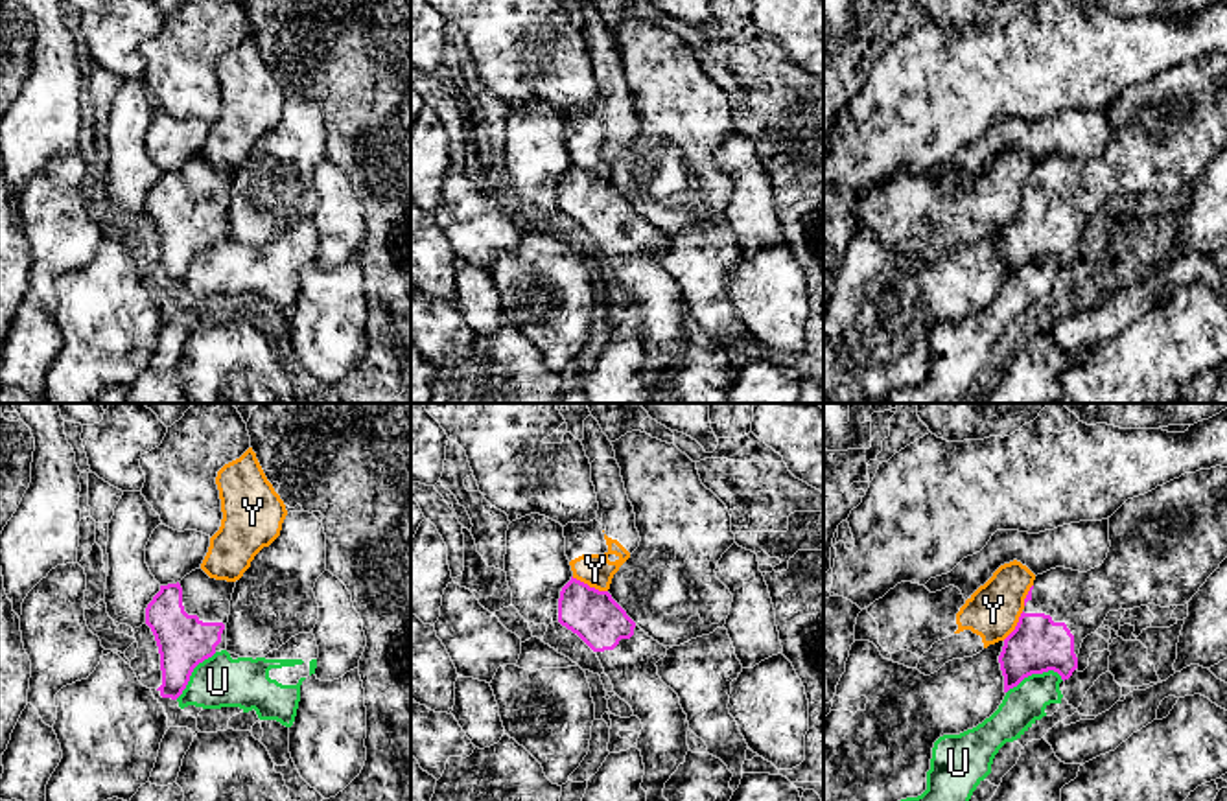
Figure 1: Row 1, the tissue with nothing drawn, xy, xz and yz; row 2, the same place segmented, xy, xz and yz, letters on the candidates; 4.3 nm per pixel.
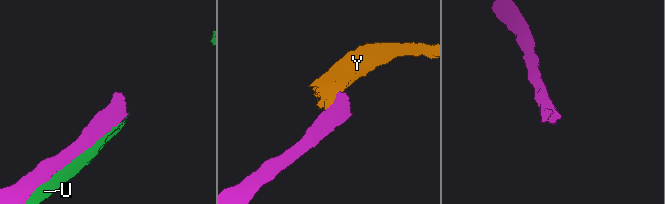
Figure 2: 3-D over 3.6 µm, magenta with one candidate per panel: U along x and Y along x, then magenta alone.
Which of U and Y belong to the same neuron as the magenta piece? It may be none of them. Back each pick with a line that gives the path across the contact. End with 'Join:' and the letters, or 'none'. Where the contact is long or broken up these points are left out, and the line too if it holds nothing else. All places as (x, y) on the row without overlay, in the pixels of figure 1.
Join: none

